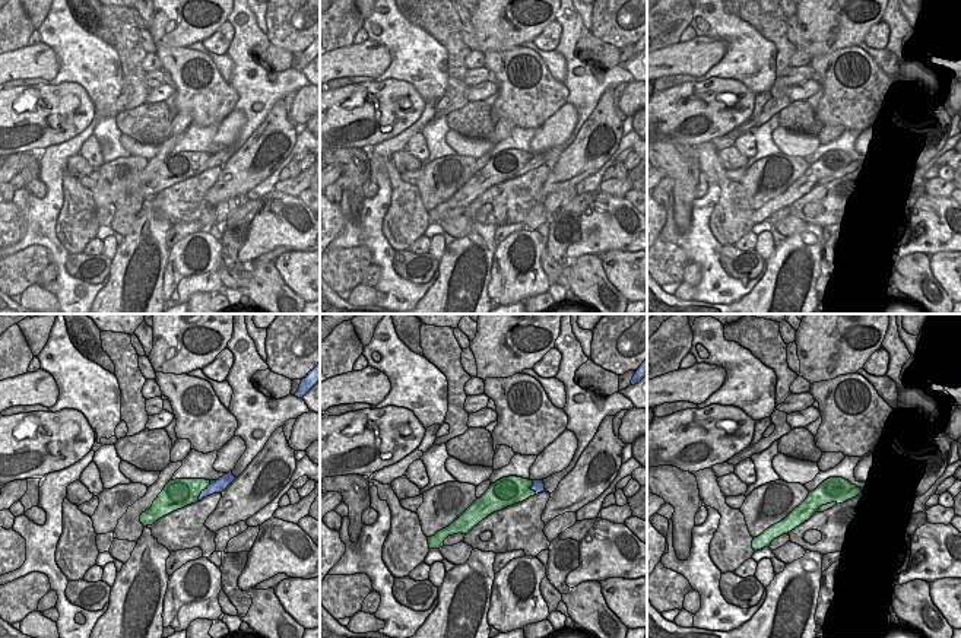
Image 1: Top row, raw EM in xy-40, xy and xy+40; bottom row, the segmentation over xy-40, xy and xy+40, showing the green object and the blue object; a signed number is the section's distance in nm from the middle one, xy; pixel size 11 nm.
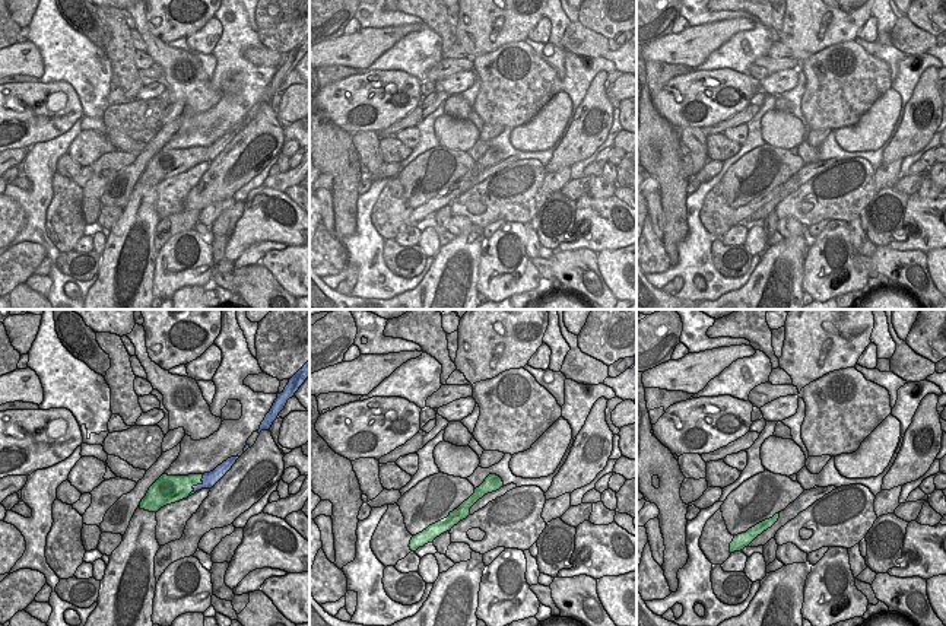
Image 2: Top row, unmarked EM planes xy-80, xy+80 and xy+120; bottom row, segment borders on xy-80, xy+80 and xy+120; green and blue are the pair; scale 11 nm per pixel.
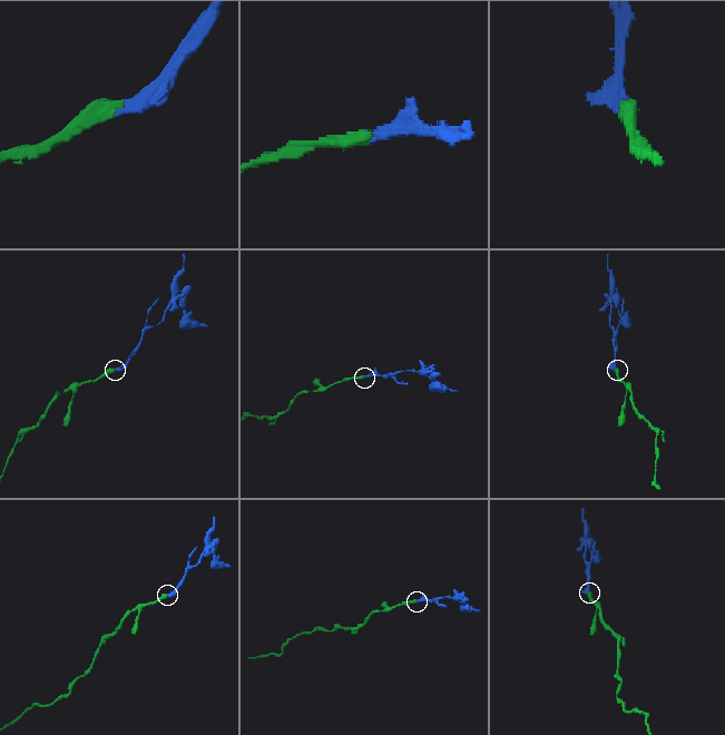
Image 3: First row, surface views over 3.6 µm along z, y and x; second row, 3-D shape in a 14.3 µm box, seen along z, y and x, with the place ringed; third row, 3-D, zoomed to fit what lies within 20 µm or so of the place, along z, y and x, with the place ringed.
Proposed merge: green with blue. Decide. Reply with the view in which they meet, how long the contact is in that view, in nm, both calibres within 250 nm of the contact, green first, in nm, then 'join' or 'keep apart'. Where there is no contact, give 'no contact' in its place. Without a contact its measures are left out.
contact in xy-40; length 260 nm; calibres 320 and 160 nm; keep apart

